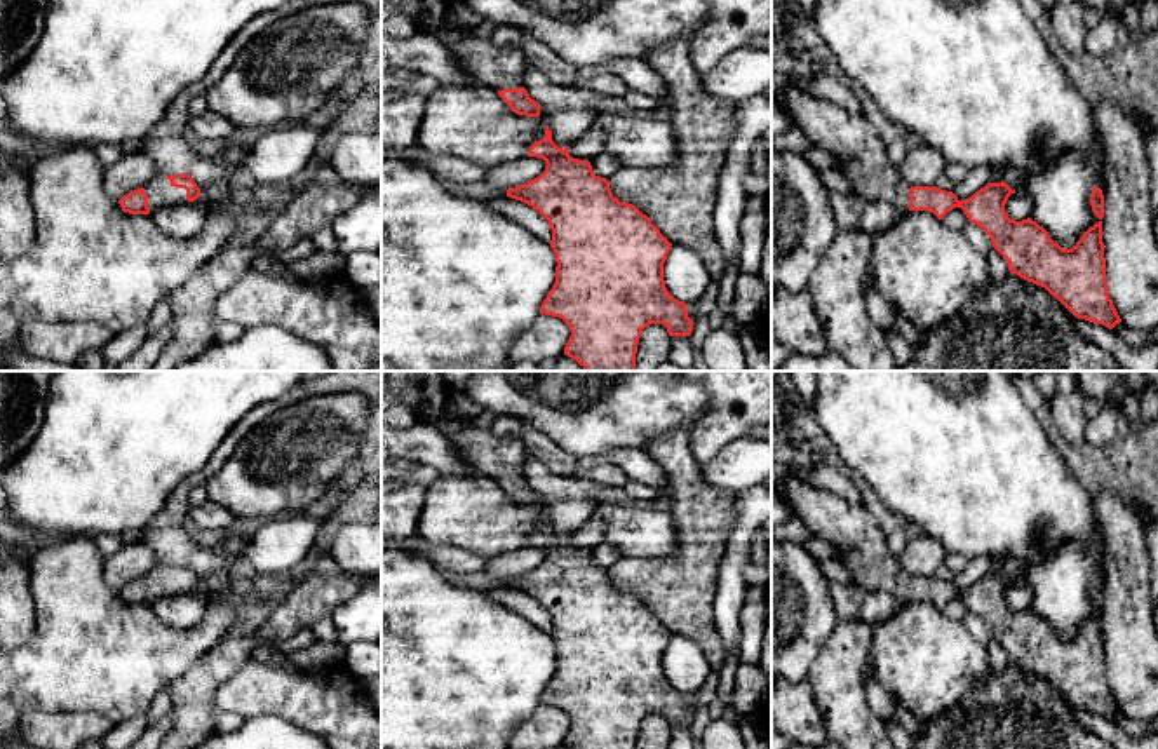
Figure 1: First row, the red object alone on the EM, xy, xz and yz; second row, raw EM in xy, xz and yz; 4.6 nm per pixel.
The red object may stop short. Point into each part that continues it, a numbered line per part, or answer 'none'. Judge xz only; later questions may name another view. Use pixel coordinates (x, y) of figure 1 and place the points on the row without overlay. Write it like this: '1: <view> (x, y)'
1: xz (500, 458)

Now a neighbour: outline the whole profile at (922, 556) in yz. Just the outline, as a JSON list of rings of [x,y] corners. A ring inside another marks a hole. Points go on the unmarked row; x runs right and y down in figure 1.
[[[919,535],[907,540],[897,563],[909,577],[933,577],[946,561],[946,550],[932,536]]]

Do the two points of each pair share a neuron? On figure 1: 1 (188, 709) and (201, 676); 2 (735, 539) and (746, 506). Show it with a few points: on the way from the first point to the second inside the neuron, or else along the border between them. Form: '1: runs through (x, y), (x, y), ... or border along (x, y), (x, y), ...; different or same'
1: runs through (192, 701), (197, 685); same
2: runs through (742, 530), (746, 514); same

